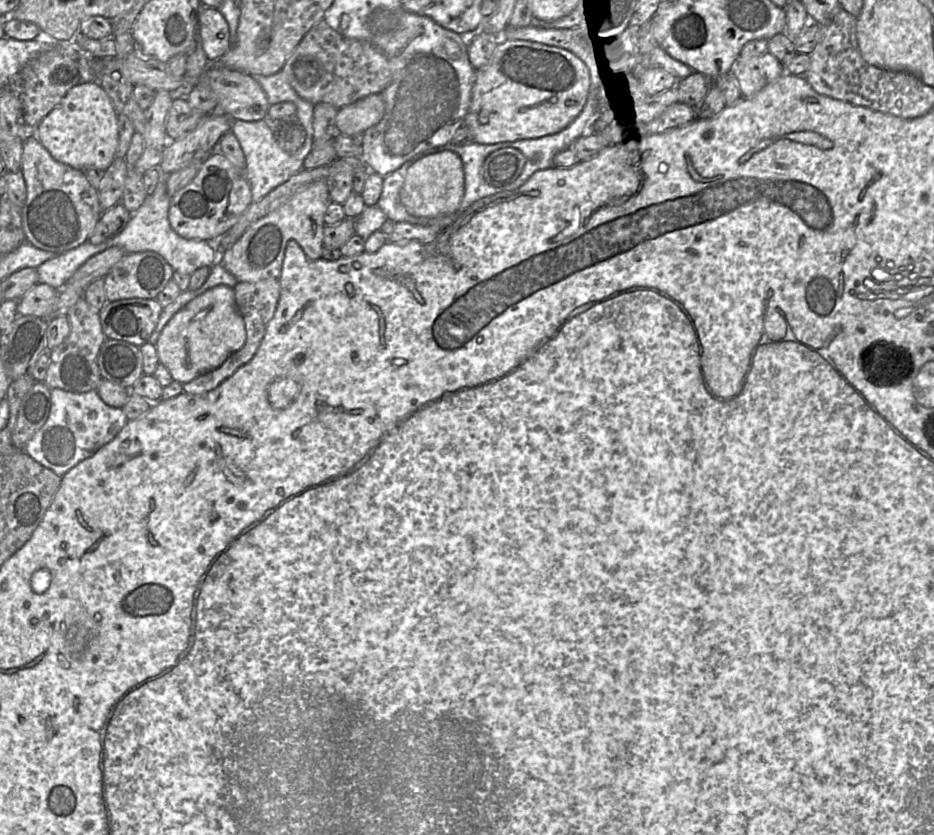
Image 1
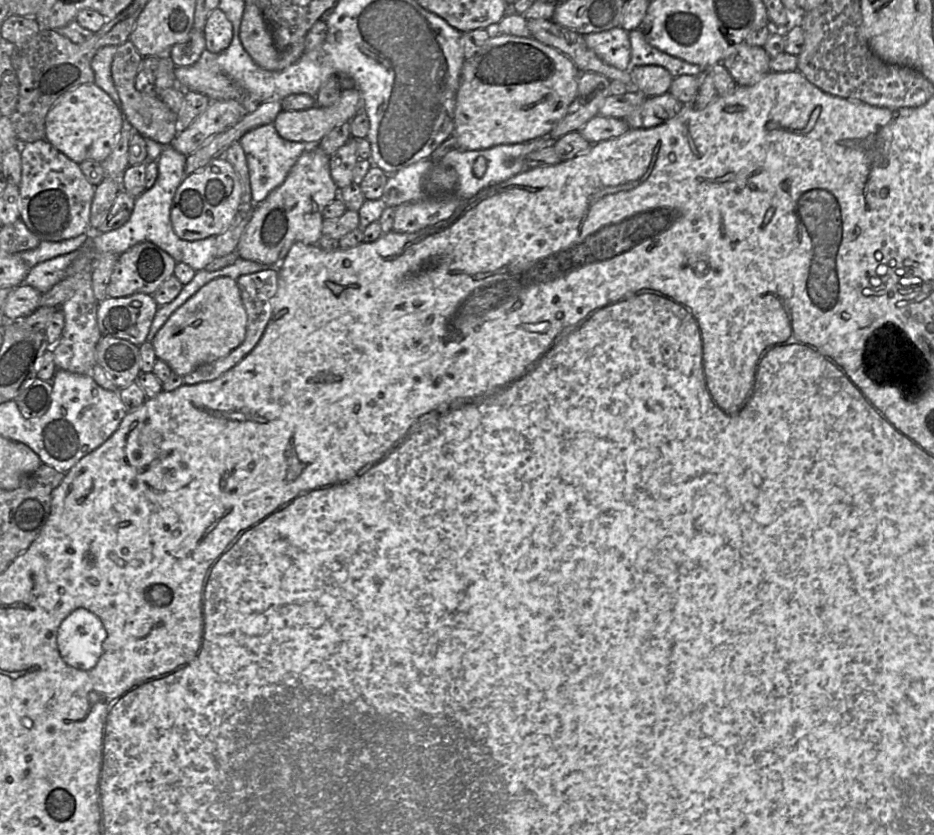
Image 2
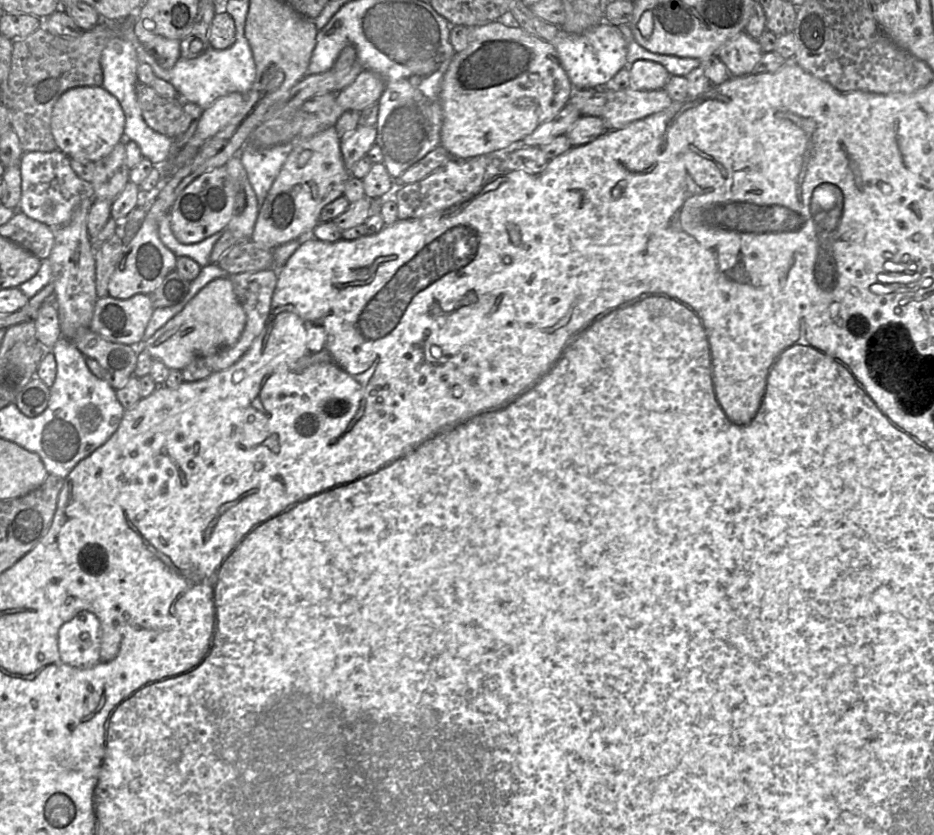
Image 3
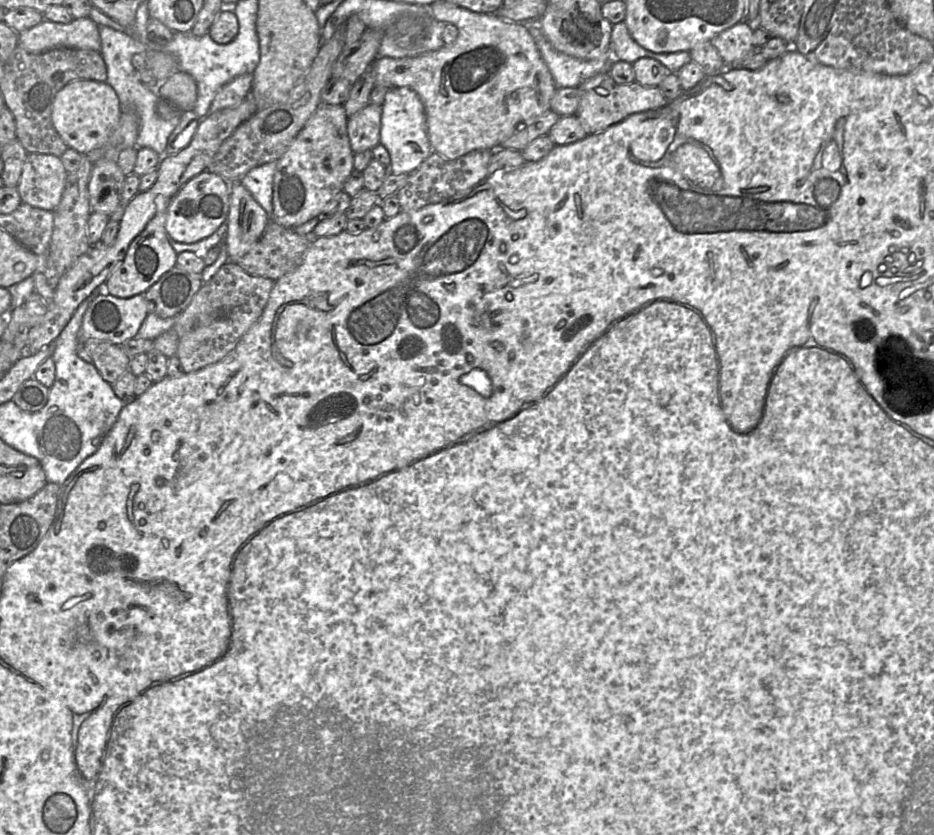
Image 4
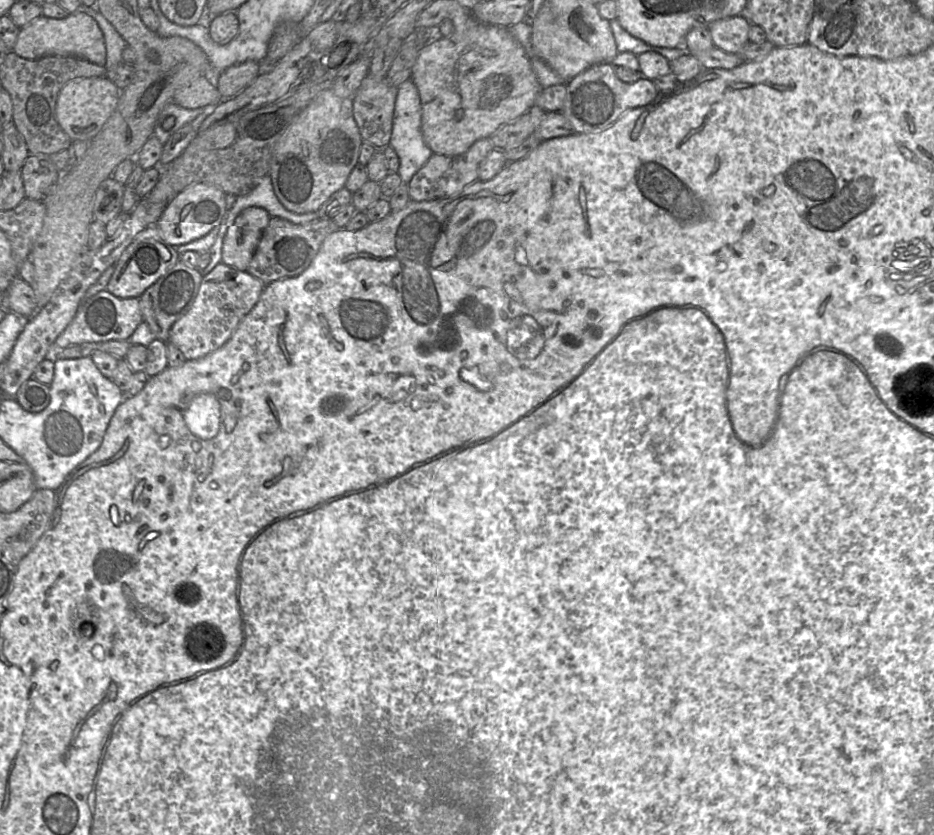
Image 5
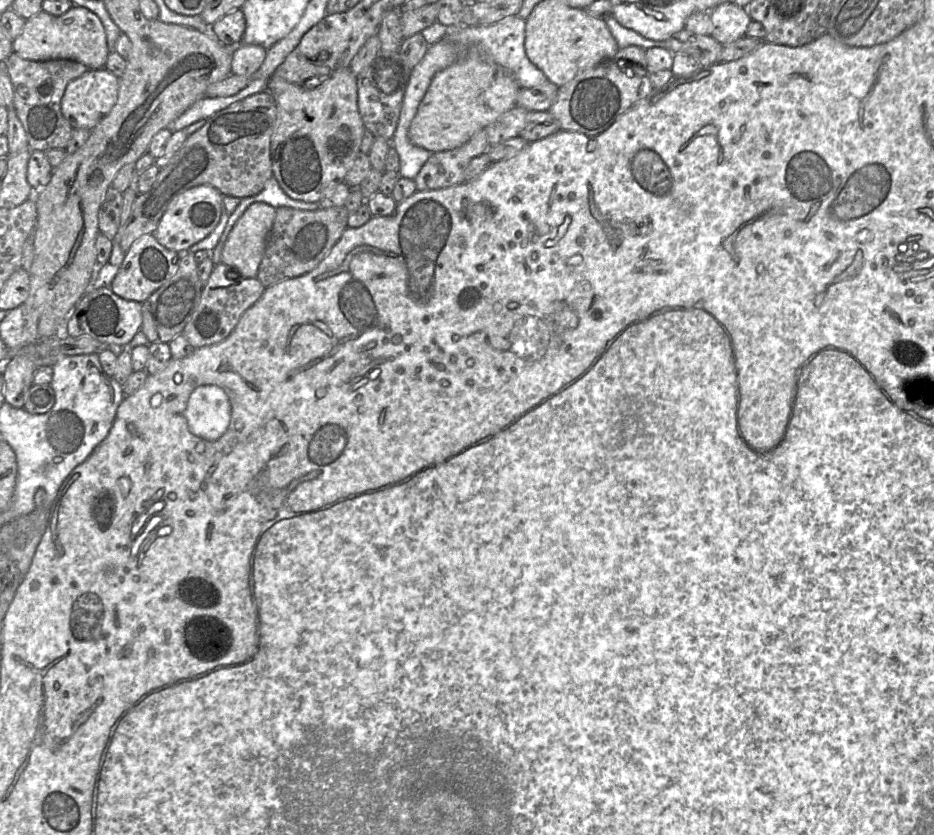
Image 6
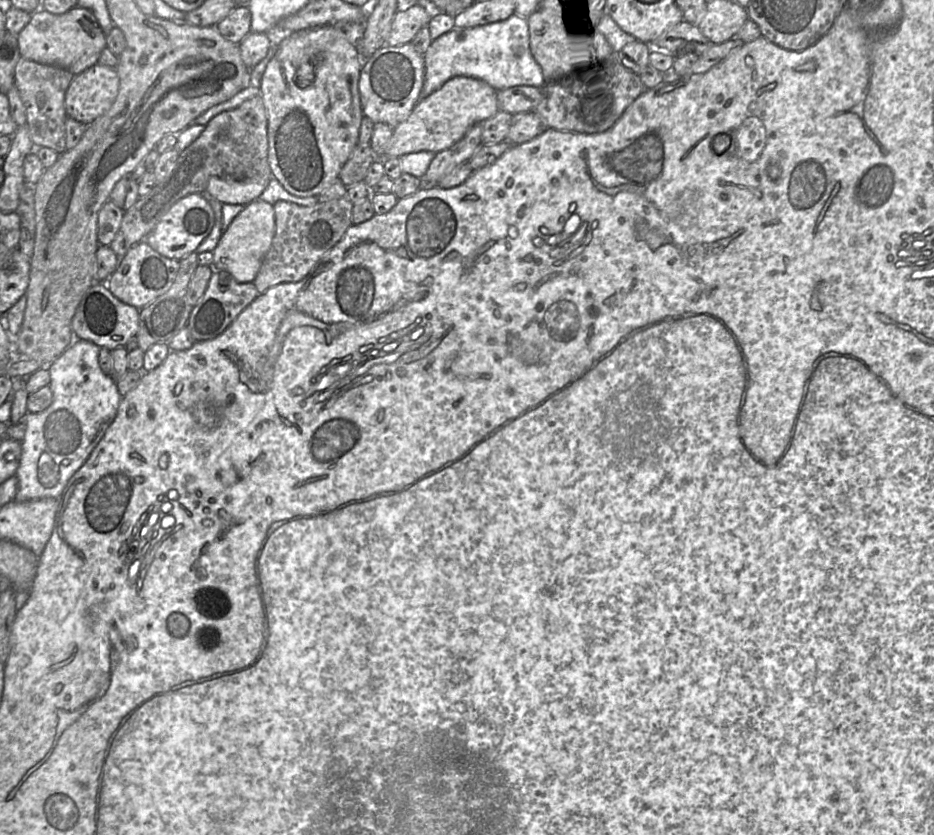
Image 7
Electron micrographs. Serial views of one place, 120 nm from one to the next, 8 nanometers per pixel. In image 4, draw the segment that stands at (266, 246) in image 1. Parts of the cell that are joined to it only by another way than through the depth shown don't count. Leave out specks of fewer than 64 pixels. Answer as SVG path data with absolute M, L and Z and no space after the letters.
M320 104L294 138L285 153L277 160L273 179L273 213L270 220L286 228L300 226L323 210L326 204L344 191L344 184L354 170L354 153L347 133L348 117L343 105Z

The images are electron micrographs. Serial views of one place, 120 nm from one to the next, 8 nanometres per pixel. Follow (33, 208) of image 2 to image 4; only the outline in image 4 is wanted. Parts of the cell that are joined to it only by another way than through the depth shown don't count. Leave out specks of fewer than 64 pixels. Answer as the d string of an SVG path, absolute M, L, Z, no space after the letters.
M28 154L17 185L21 202L53 212L61 201L67 175L60 157Z

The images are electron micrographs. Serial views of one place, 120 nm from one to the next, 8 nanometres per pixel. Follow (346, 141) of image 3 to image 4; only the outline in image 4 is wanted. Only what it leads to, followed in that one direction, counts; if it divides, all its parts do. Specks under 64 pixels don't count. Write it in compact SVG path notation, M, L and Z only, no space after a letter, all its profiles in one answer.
M368 104L348 118L347 133L353 153L372 150L380 144L382 106Z

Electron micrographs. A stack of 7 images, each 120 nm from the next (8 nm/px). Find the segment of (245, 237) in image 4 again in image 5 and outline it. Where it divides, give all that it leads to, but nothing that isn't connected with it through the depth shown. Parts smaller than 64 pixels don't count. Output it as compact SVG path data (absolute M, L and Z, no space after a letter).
M250 206L228 228L222 247L222 263L247 271L270 215L264 208Z

